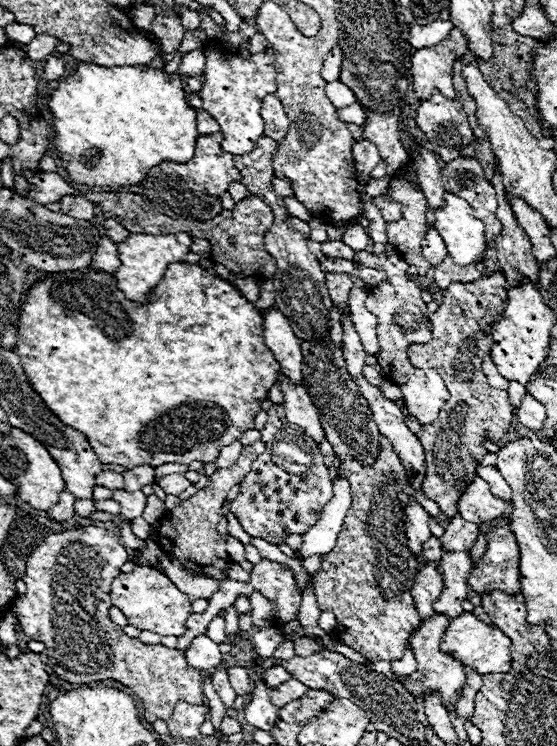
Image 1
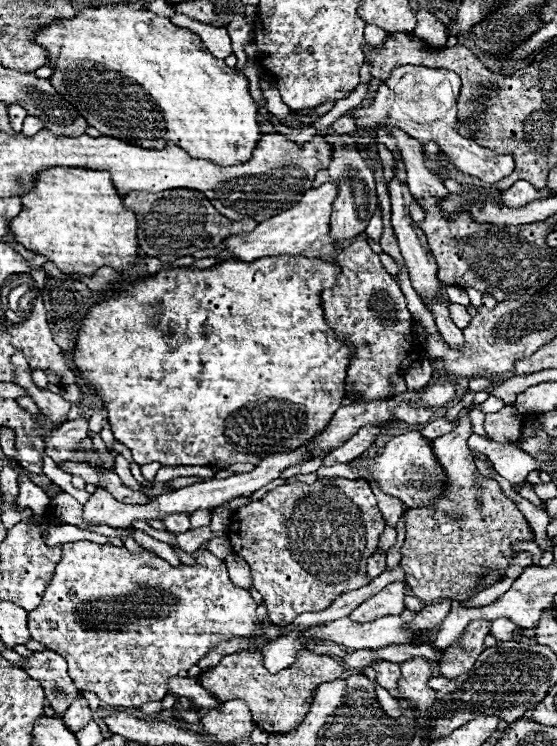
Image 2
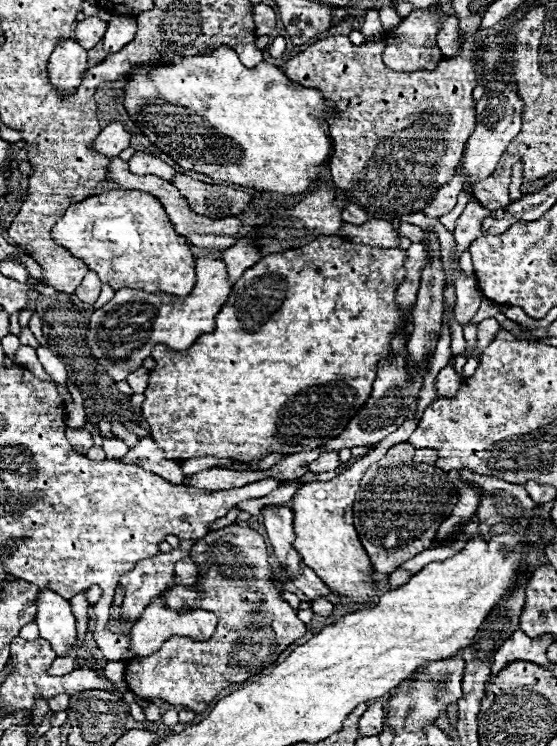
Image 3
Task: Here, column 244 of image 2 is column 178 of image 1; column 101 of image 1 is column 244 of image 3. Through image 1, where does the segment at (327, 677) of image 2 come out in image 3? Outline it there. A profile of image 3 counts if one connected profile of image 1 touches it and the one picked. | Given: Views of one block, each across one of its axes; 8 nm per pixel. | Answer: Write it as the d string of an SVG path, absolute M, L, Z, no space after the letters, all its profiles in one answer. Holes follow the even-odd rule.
M238 524L214 530L194 542L190 558L198 562L200 570L196 584L192 588L176 584L166 590L162 602L176 614L182 614L184 608L214 612L218 616L214 636L204 642L188 636L168 638L154 654L136 656L126 664L126 684L130 692L144 700L160 698L202 712L220 690L272 666L288 644L306 634L306 626L298 620L296 610L280 598L282 590L272 578L274 570L268 562L264 538L256 530Z

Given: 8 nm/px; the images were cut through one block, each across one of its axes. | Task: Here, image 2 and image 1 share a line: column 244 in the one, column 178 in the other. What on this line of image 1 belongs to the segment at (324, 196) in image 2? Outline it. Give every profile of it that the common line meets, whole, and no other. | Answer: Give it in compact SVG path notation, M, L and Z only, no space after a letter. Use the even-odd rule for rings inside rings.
M186 232L178 234L130 234L126 242L118 244L118 254L122 260L122 266L116 270L116 282L118 288L126 294L126 298L134 302L146 302L150 290L156 288L156 284L162 280L164 270L170 262L184 260L184 256L190 252L192 238Z

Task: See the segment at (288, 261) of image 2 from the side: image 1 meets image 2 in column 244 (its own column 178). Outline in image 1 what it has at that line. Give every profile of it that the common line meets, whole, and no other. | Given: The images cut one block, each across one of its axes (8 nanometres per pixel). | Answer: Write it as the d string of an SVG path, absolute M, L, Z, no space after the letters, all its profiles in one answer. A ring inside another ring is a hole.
M174 262L172 266L168 266L168 270L164 272L164 278L160 280L160 286L152 290L150 302L146 304L124 298L124 294L116 286L114 274L108 274L108 272L92 272L90 268L84 268L84 270L74 270L74 272L56 272L56 274L50 274L38 280L30 288L26 302L22 306L14 350L20 356L20 364L24 366L24 372L28 376L32 390L40 394L42 402L66 426L80 430L88 438L100 462L120 464L126 468L136 468L142 464L160 466L168 462L190 464L194 460L214 462L220 456L220 450L224 446L230 446L234 440L240 440L240 436L246 430L254 428L254 416L260 412L260 402L268 396L268 390L276 382L276 372L280 370L280 364L274 358L272 350L264 344L262 312L254 310L254 306L246 302L228 280L222 280L220 276L210 274L198 264L186 264L186 262Z

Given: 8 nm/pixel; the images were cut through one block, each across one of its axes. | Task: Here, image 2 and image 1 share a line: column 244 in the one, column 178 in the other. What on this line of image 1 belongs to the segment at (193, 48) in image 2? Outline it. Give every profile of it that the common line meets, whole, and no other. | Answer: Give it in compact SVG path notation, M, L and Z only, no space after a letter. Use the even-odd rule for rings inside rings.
M82 62L76 72L62 80L50 94L48 108L54 122L54 148L74 184L130 186L138 184L150 168L164 160L188 162L196 146L196 110L188 106L184 82L178 74L166 74L148 66L104 68Z

